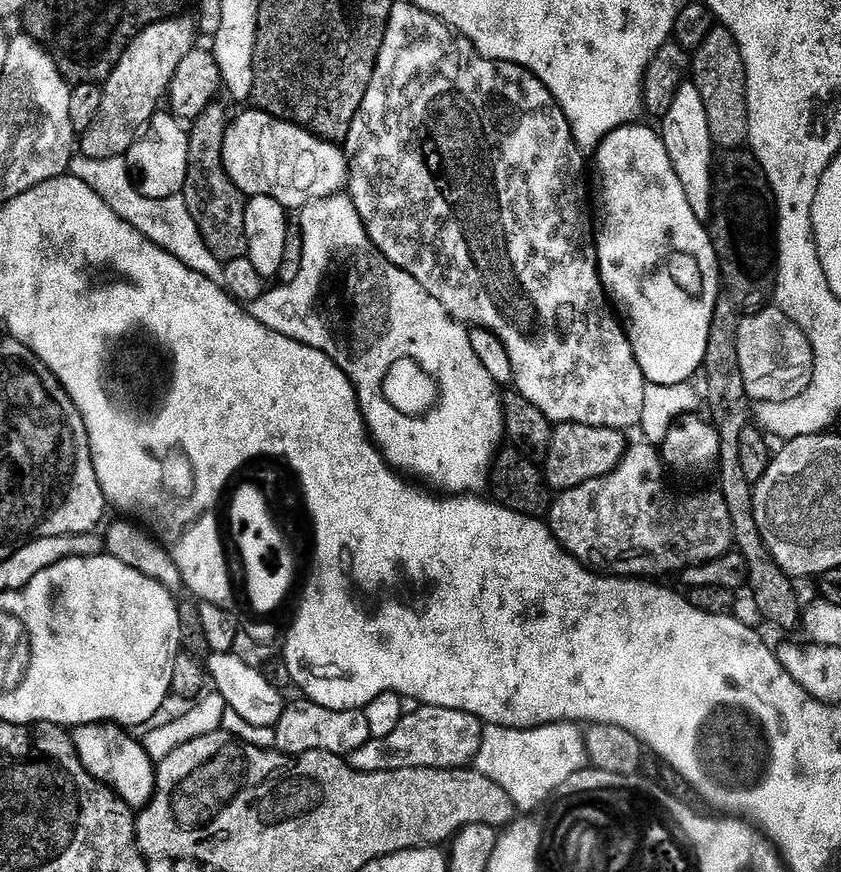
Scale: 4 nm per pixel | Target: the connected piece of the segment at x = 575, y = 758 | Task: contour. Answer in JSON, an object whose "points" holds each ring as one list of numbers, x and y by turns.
{"points":[[560,722,541,724,538,728,512,728,512,736,508,736,508,728,505,728,503,732,496,732,492,748,478,748,480,775,502,786,520,810,538,807,555,788,562,787,589,764,588,748,584,745,581,729,560,732]]}

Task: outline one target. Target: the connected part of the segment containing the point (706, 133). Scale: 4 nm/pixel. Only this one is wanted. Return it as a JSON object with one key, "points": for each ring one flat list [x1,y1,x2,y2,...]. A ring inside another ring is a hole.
{"points":[[690,82,681,83,680,89,670,102,670,110,662,117,658,131,664,137,666,154,674,166,674,174,678,174,678,182,682,182,682,190,686,190,686,202,690,202,690,210,701,222,709,219,712,211,712,170,714,167,714,145,710,138,710,126,706,122,706,106,702,106,702,94,698,94,698,86]]}

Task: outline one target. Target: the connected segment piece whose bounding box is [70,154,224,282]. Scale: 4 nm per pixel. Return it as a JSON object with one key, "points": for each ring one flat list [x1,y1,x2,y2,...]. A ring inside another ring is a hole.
{"points":[[76,154,72,157,70,172,71,175,76,176,82,182,89,184,112,207,114,214,118,214,124,219,125,223,132,224,147,240,154,242,159,248,166,250,171,256,181,260,188,268,193,268,194,271,201,272,209,280,223,281,224,269,221,261,216,260,212,251,206,246,206,242,202,242,202,234,198,230,194,218,190,218,190,210,186,206,183,195,171,196,165,200,151,200,150,198,146,198,137,189,130,175,128,161,122,156,99,160,98,158,90,158,83,154]]}

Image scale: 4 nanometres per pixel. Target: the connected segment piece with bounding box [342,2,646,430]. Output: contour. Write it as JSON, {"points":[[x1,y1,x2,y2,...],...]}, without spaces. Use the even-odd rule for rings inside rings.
{"points":[[410,2,393,3,392,13,388,19,388,25,386,26,386,38,382,42,382,50,378,54,378,62,376,63,376,69,374,70,374,78,372,79,372,85,366,90,366,98,362,102,360,109,362,110,362,116,356,116,352,123,356,130,354,132,348,132,347,140,343,141,342,147,348,158,348,166,350,169,350,195,354,206,358,210,358,214,362,218,364,223,364,229,368,232,368,237,372,240,372,244,380,253,388,259,388,261,395,266,396,269,400,269,414,278,416,283,422,286,422,290,426,290,428,294,433,296,436,301,445,308,453,320,459,321,465,326,475,326,476,328,484,328,487,332,493,332,498,339,502,342,502,346,506,346,506,354,510,358,510,366,512,367,512,379,514,381,514,388,517,393,532,403,535,408,541,412,541,414,548,419,553,425,557,424,585,424,586,426,592,426,594,428,615,428,617,430,629,430,628,428,636,428,639,425,642,418,642,410,644,409,644,393,646,391,646,381,642,370,638,366,636,356,632,352,632,344,630,341,626,341,624,344,594,344,594,334,623,334,626,331,625,325,621,323,614,330,608,330,608,332,594,332,594,316,608,316,614,311,613,305,610,303,605,290,604,284,600,281,600,269,596,262,596,246,594,243,594,220,590,215,590,204,584,201,584,164,580,161,582,156,581,149,577,148,573,138,572,131,568,125,568,119,566,114,558,105,556,105,556,99,550,94,550,90,544,83,539,80,538,77,532,75,531,72,527,72,525,68,520,68,516,72,516,78,512,76,512,64,504,64,501,60,488,60,485,56,480,55,480,52,474,45,472,45,466,37,460,35,459,32,455,32,453,36,444,36,442,34,442,27,438,28,437,16,431,16,429,12,424,12,420,8,414,7],[550,300,558,300,556,304,564,304,564,306,572,306,572,308,566,308,566,310,554,310,556,318,554,318,554,324,550,322,552,328,546,328,552,332,554,338,546,338,546,342,524,342,524,332,520,332,520,320,516,320,516,316,512,318,508,312,512,310,530,310,530,308,548,308,550,306],[544,360,558,360,558,362,552,362,552,368,544,368]]}

